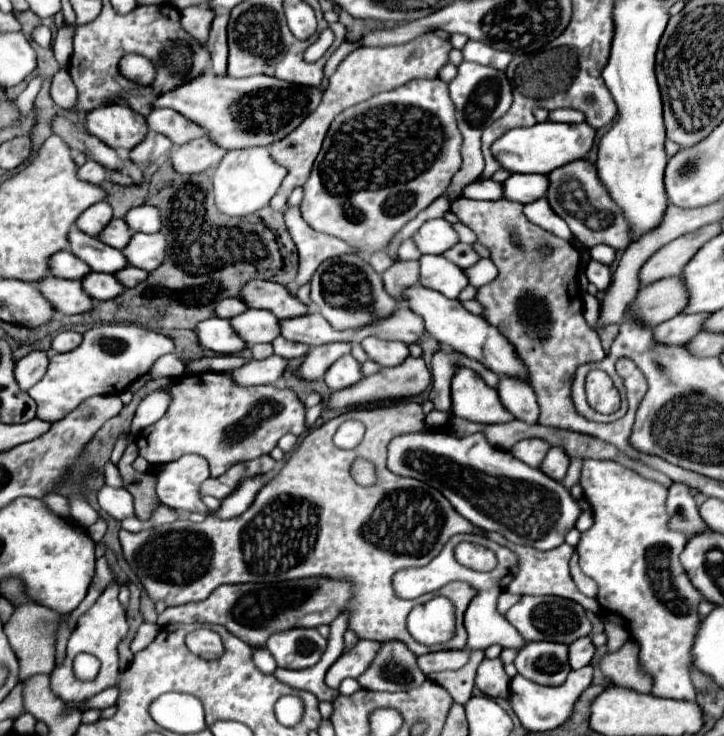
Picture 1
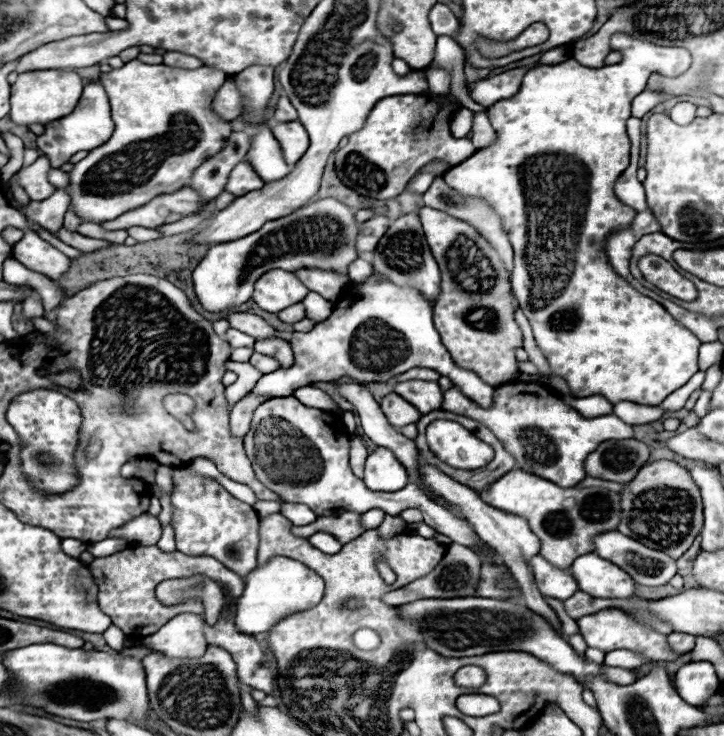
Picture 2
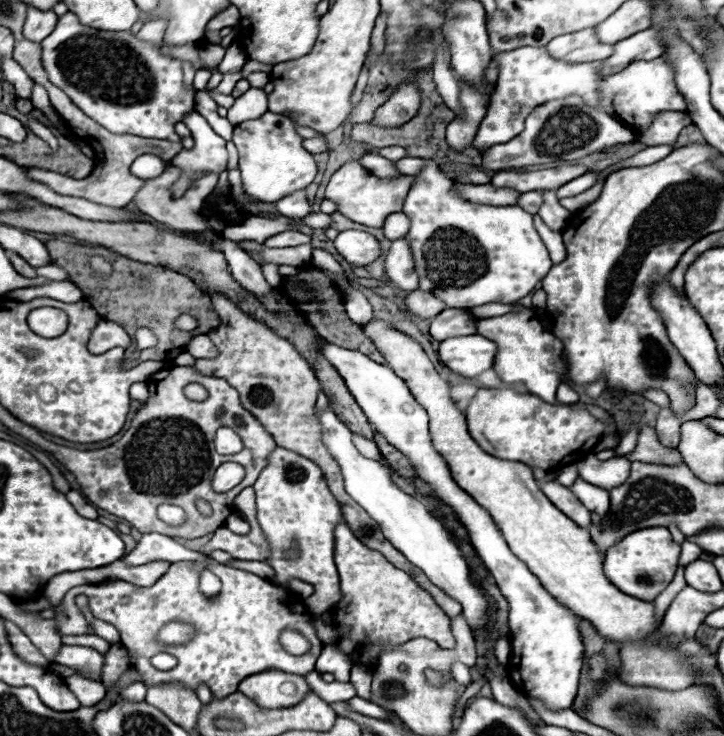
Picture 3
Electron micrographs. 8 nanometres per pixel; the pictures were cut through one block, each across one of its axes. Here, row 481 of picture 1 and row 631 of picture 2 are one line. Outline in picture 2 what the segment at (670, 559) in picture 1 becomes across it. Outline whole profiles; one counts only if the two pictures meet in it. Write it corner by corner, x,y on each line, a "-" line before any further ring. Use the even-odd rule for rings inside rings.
602,610
598,614
582,616
578,618
578,626
580,626
580,634
584,636
586,644
602,652
630,650
630,652
642,654
646,660
676,660
678,658
678,654
670,654
670,648
666,646
666,636
656,634
644,622
638,622
636,618
630,618
620,610

